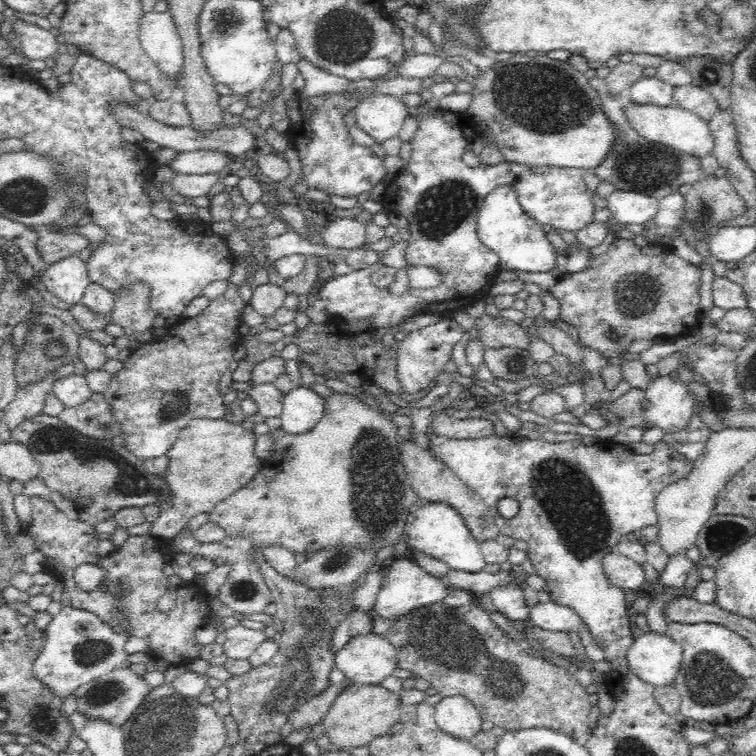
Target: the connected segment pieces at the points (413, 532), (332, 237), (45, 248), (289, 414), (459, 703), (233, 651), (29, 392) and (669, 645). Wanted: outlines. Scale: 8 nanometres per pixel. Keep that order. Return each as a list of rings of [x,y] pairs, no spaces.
[[[423,502],[413,511],[413,516],[407,529],[407,539],[411,552],[425,552],[436,560],[446,562],[450,568],[467,573],[477,573],[484,570],[485,560],[480,551],[480,543],[472,537],[470,529],[460,514],[442,502]]]
[[[337,218],[324,226],[320,236],[332,248],[358,248],[366,244],[366,225],[354,219]]]
[[[51,231],[41,233],[36,238],[36,251],[47,266],[67,256],[78,254],[86,246],[88,246],[88,241],[77,233],[66,234]]]
[[[297,386],[283,398],[282,425],[288,434],[311,431],[326,412],[325,399],[308,386]]]
[[[462,696],[442,697],[435,706],[435,721],[442,732],[464,739],[478,734],[483,722],[473,702]]]
[[[236,626],[225,630],[226,642],[223,644],[228,659],[249,659],[250,655],[264,642],[264,631]]]
[[[48,374],[39,383],[19,387],[14,400],[4,409],[6,427],[14,432],[26,419],[41,415],[44,410],[46,392],[53,388],[54,379]]]
[[[644,632],[627,652],[627,663],[632,672],[647,684],[660,687],[673,684],[681,666],[682,649],[665,632]]]

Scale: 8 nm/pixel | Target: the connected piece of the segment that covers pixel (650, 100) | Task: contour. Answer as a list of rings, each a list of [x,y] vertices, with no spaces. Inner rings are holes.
[[[656,76],[642,77],[628,89],[624,96],[638,104],[668,106],[671,104],[674,89],[675,86],[660,80]]]

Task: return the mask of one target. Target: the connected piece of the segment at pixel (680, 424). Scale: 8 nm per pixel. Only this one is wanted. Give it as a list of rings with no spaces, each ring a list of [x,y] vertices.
[[[669,375],[651,379],[645,390],[644,409],[641,412],[650,426],[655,426],[664,431],[664,434],[680,432],[684,430],[696,412],[693,403],[693,395],[688,391],[688,387],[682,381],[673,380]]]

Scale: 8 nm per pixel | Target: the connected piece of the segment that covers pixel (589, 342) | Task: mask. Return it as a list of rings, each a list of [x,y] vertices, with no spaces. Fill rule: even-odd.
[[[616,239],[602,256],[592,259],[582,272],[566,273],[550,289],[560,304],[561,320],[578,330],[579,344],[595,348],[605,357],[618,357],[632,340],[673,339],[699,330],[701,268],[672,254],[660,244],[638,246],[632,239]]]

